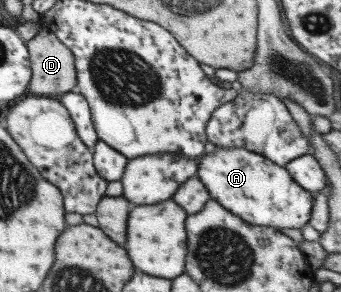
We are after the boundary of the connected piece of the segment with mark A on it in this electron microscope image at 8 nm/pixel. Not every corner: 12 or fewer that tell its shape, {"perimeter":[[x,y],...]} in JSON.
{"perimeter":[[243,148],[197,158],[210,199],[250,225],[301,230],[313,196]]}

